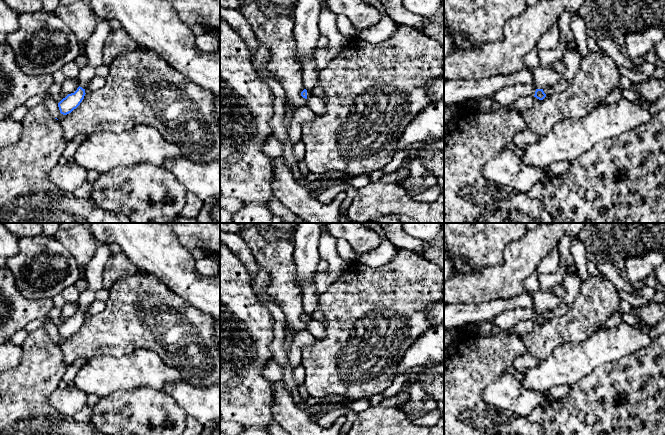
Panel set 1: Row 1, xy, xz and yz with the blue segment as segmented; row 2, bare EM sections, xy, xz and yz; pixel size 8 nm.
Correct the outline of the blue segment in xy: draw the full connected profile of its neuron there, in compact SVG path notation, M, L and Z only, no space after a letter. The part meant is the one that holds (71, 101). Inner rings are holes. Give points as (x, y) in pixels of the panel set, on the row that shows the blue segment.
M103 20L96 26L93 34L87 40L85 46L87 65L80 69L77 90L68 94L58 103L61 114L71 113L84 99L85 89L88 88L89 83L95 77L96 68L103 64L103 47L110 31L109 21Z

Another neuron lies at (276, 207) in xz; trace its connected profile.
M276 199L269 200L268 206L273 215L281 217L284 223L295 223L299 218L297 215L292 213L288 208L286 208L279 200Z

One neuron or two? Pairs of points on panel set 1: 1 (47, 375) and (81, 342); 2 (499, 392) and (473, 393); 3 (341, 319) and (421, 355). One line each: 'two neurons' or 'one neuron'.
1: two neurons
2: two neurons
3: two neurons

